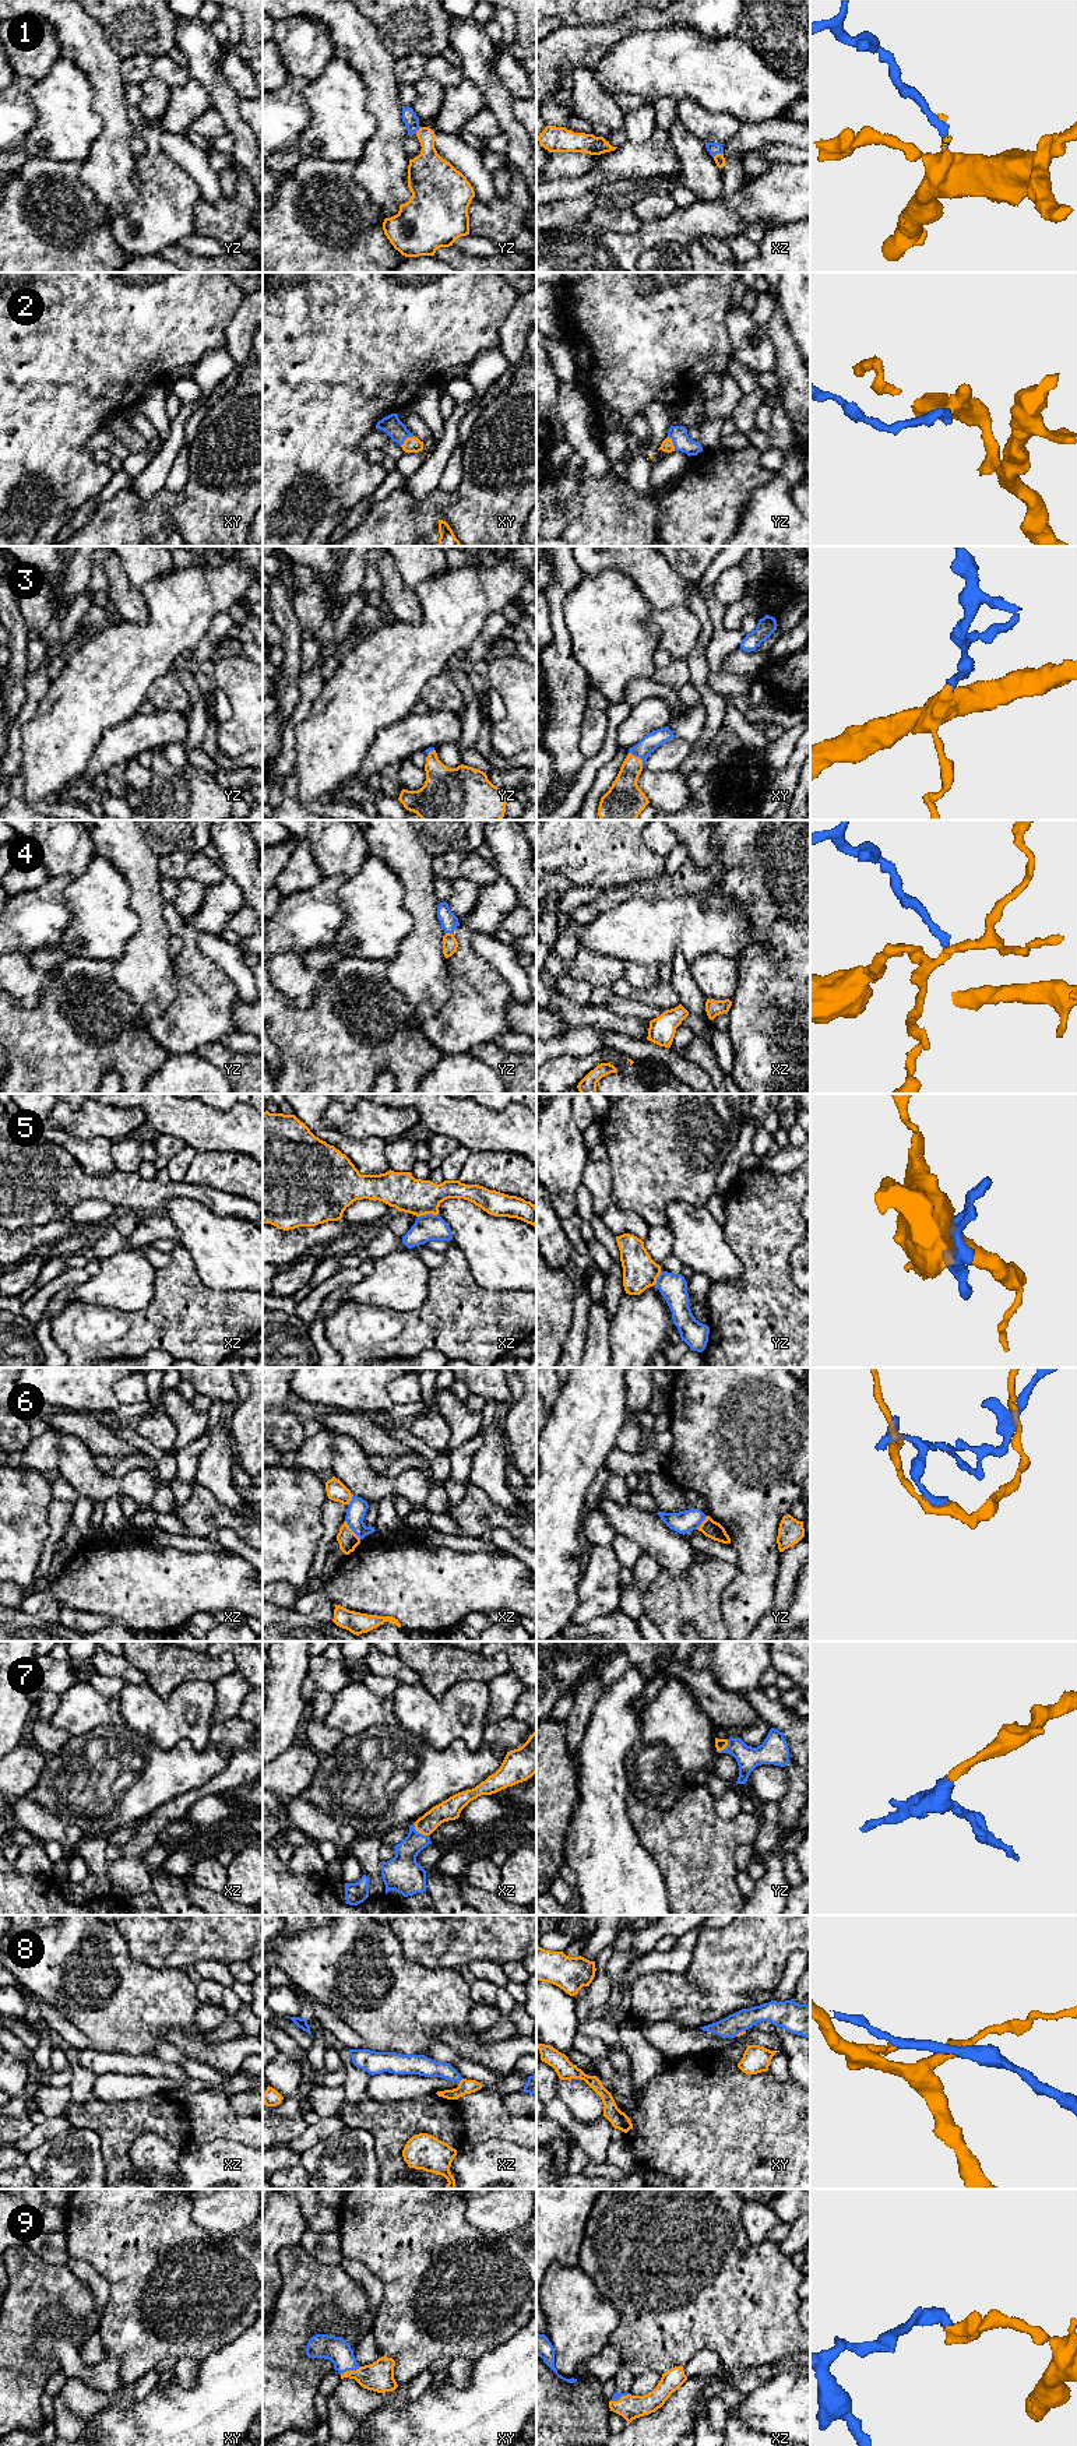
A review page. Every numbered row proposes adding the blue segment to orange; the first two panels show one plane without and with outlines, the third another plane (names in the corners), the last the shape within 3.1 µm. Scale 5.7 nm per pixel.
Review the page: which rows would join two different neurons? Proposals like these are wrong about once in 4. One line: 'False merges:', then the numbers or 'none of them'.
False merges: 4, 5, 6, 8

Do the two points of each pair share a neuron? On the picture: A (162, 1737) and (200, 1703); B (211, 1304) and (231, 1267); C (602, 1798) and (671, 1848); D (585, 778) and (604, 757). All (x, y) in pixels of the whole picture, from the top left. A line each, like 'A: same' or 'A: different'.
A: same
B: different
C: different
D: same

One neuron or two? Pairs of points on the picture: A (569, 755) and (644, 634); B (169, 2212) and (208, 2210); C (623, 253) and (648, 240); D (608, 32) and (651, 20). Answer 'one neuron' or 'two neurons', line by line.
A: two neurons
B: two neurons
C: one neuron
D: one neuron

